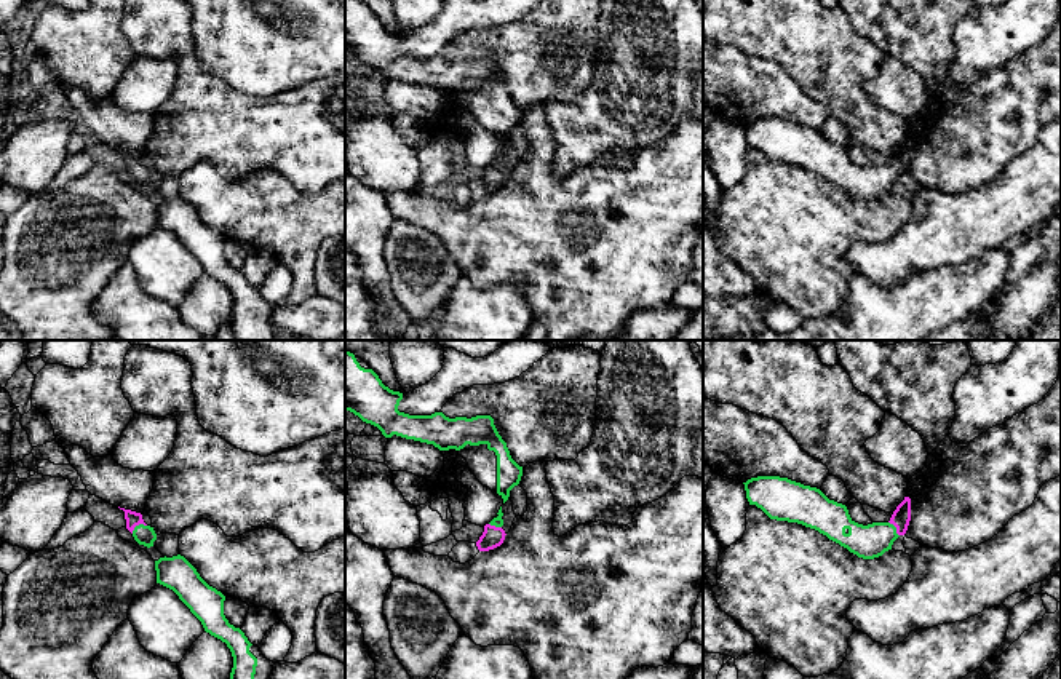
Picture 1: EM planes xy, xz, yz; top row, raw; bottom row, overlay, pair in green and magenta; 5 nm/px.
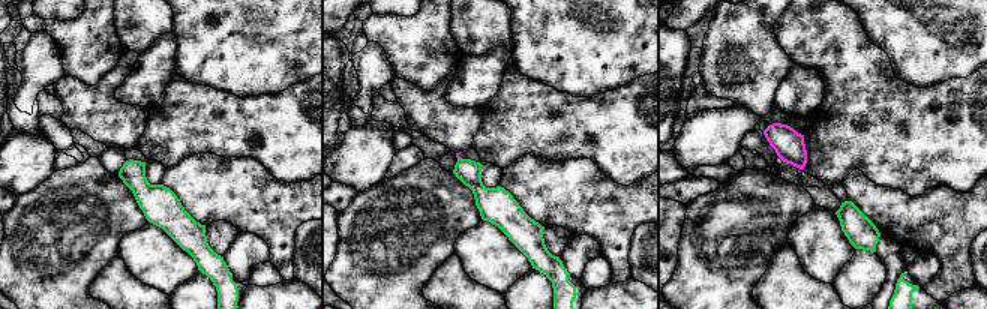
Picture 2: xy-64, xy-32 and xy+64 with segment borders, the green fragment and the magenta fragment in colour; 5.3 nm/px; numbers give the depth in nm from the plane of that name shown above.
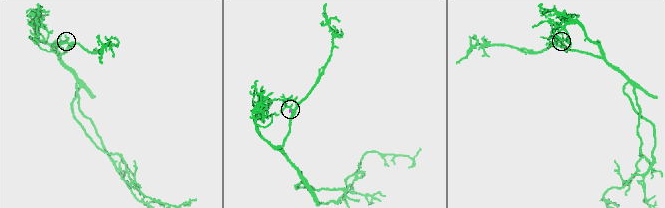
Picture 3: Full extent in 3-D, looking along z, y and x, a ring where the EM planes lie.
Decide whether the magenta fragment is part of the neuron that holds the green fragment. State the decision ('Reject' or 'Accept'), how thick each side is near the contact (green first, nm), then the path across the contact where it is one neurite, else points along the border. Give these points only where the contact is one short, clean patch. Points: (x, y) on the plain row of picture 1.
Accept. Thickness 100 nm (green) against 70 nm. Path across: xy (146, 178), (139, 166), (133, 160)

